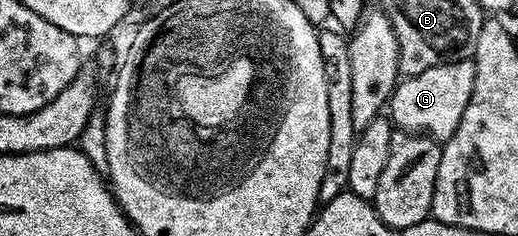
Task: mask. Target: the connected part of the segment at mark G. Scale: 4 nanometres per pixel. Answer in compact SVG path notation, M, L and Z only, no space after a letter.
M470 60L468 62L444 62L442 66L427 68L427 72L402 77L391 99L391 107L393 106L391 121L394 127L401 132L424 132L430 138L448 140L457 131L463 112L471 100L476 75L476 61Z

